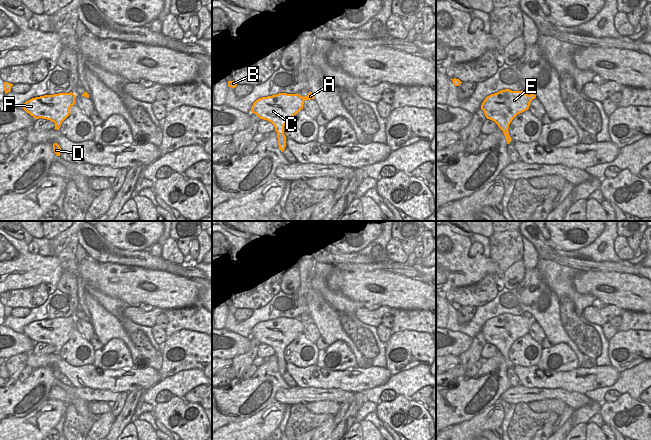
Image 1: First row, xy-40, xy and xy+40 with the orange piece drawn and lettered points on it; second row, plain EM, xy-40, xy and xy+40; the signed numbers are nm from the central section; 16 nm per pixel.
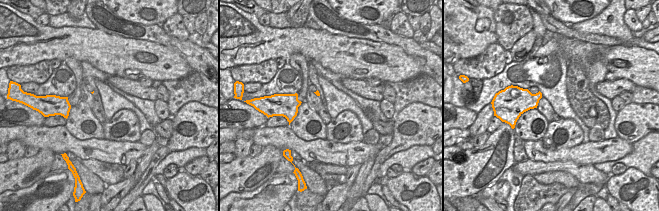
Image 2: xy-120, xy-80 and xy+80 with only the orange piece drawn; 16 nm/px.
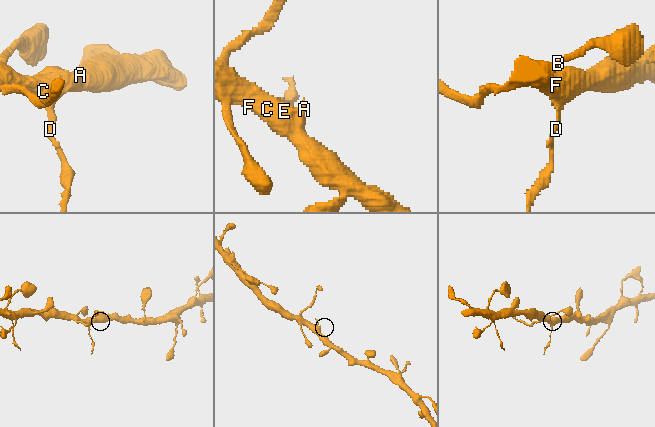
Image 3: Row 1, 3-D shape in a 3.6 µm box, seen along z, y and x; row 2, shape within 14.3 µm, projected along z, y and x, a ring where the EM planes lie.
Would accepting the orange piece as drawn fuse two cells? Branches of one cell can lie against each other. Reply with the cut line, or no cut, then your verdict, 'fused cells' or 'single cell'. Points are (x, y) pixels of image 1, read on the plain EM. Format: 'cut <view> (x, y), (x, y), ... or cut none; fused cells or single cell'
cut none; single cell

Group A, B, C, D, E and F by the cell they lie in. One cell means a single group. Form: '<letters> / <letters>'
A B C D E F

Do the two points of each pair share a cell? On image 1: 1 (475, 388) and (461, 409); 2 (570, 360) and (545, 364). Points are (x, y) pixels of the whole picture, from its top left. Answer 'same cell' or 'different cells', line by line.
1: same cell
2: same cell

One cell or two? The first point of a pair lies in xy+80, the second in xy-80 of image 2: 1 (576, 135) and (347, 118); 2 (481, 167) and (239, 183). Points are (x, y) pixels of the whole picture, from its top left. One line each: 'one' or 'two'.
1: one
2: one

